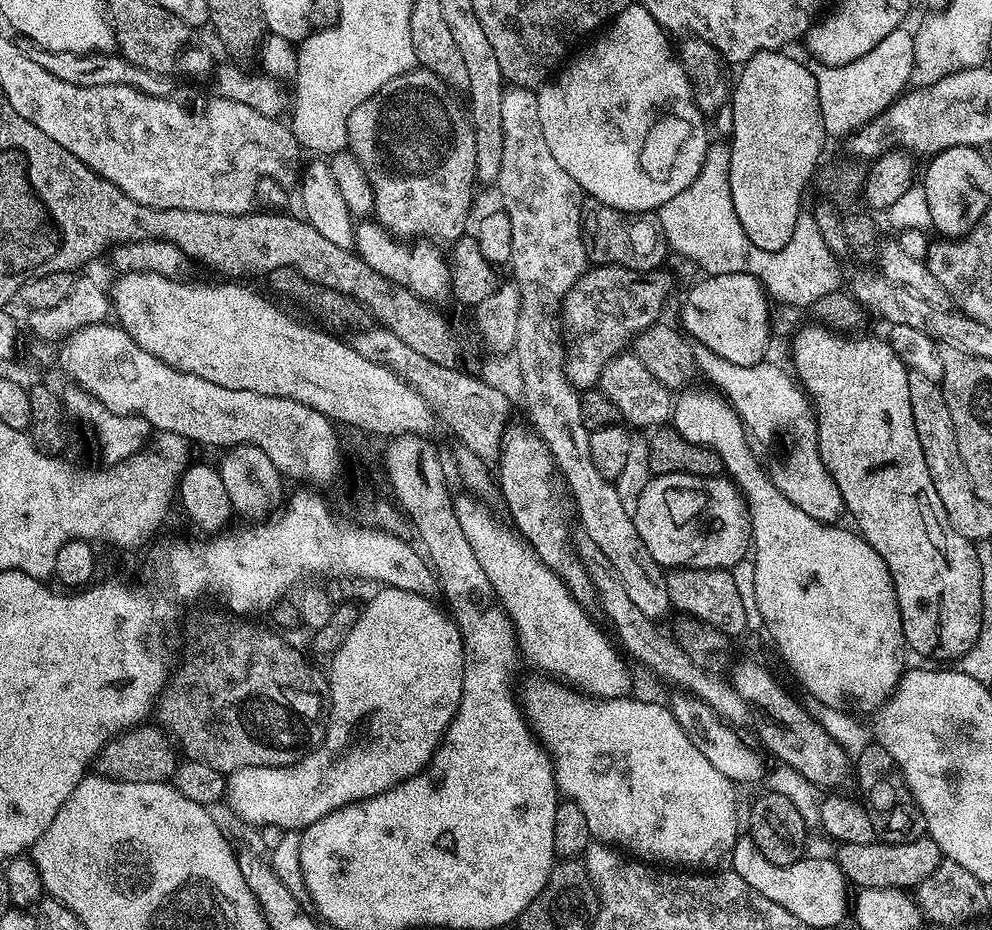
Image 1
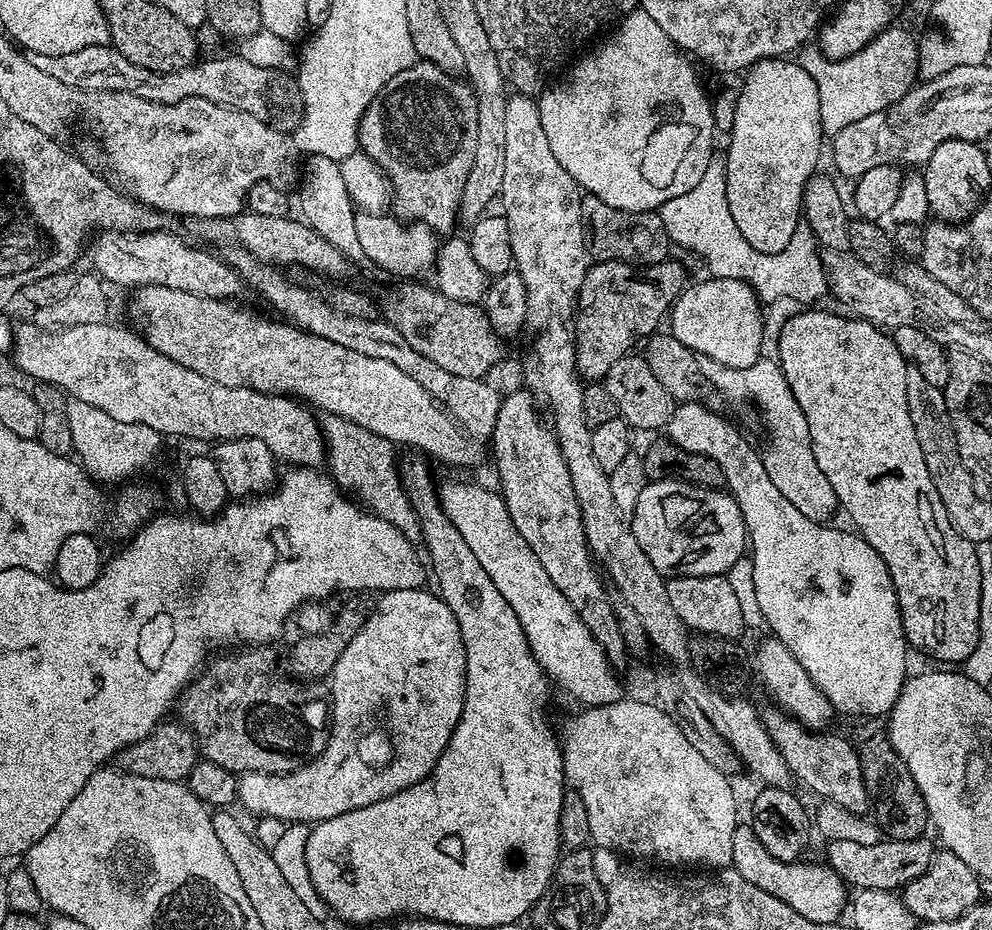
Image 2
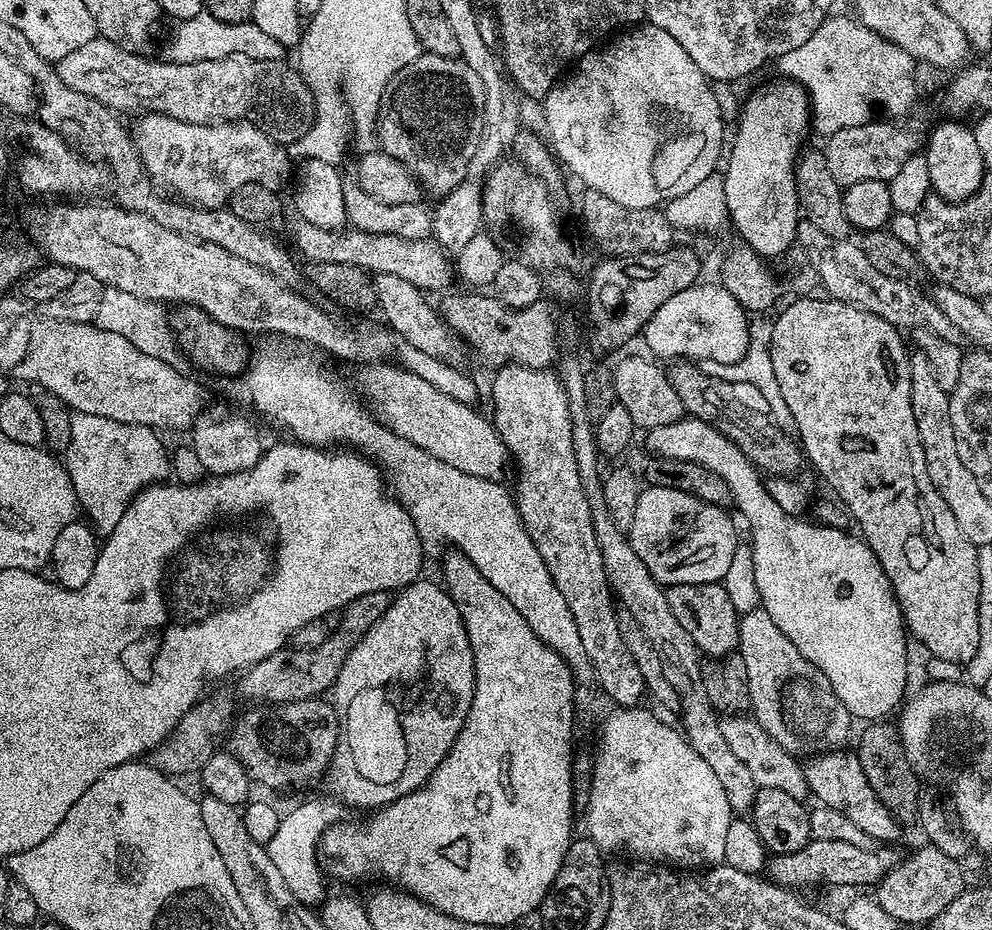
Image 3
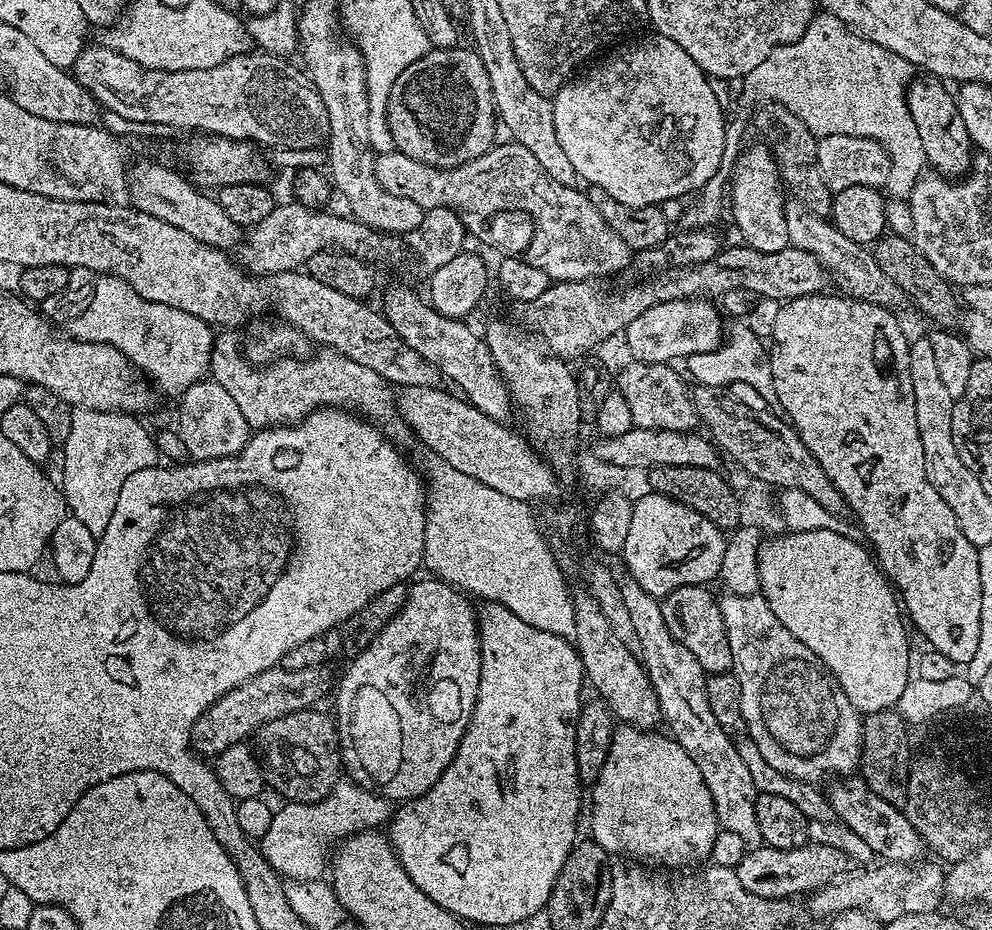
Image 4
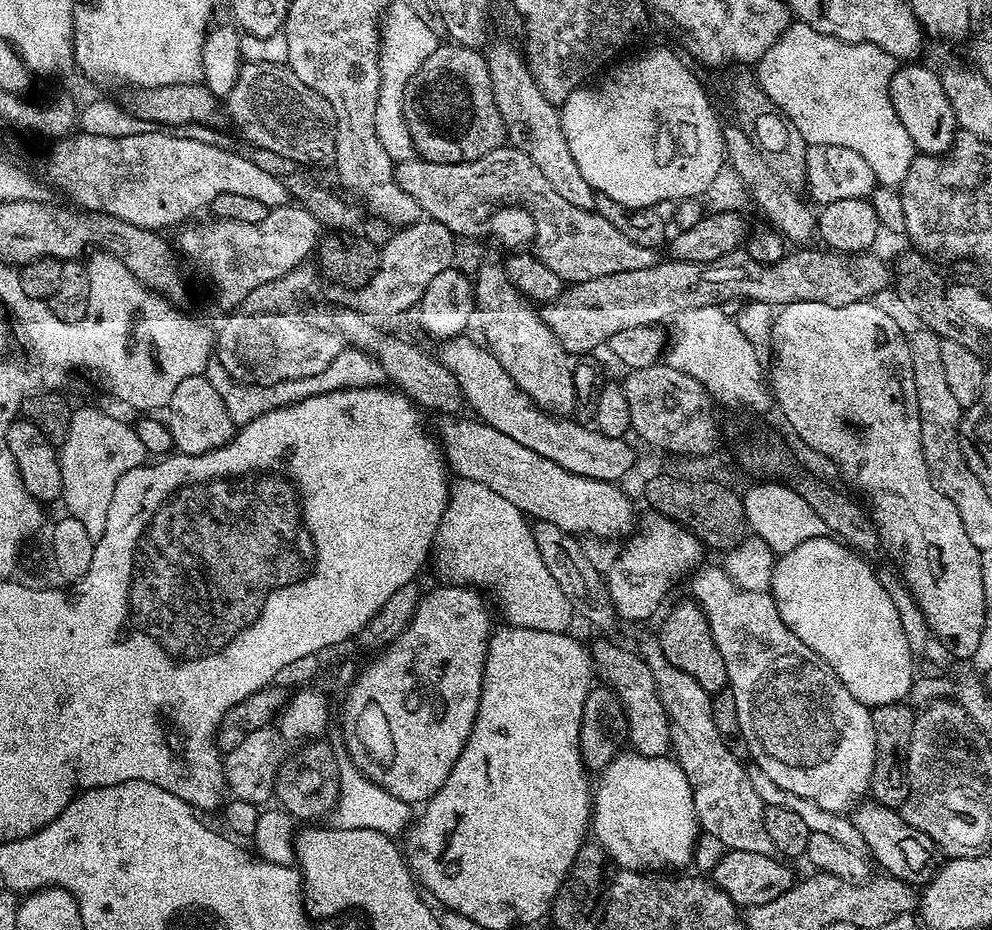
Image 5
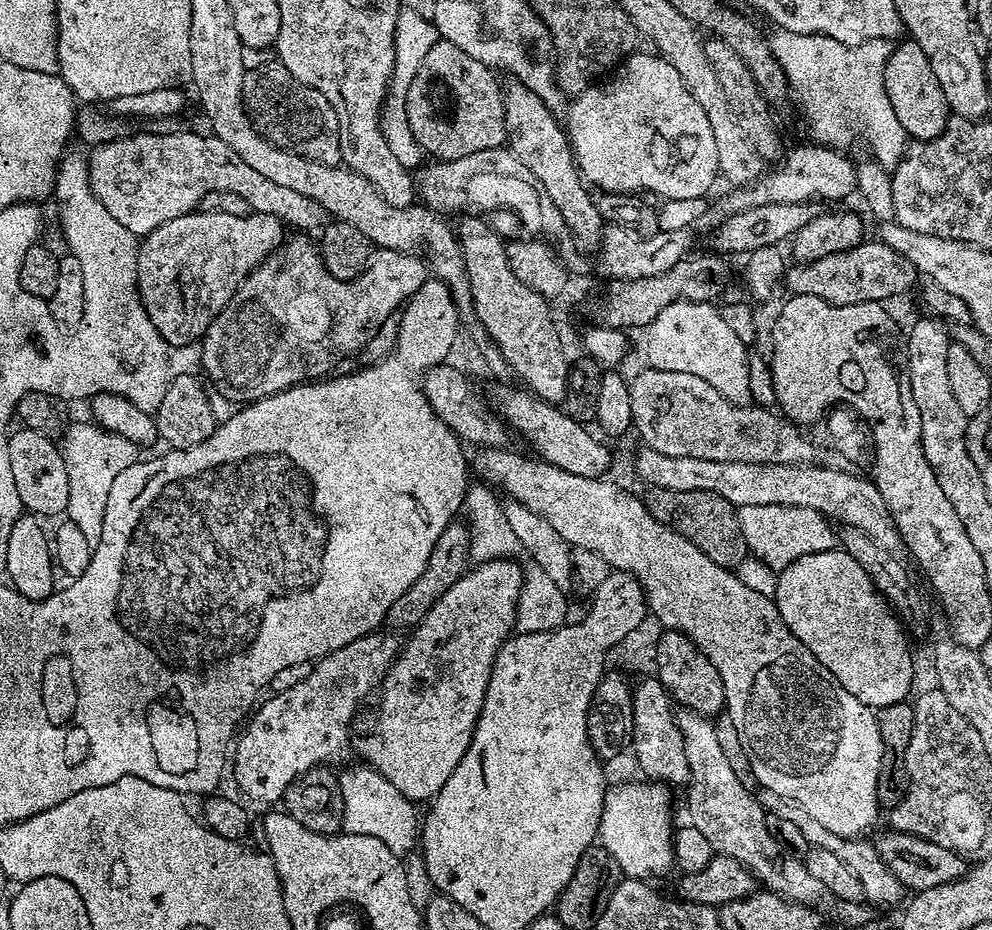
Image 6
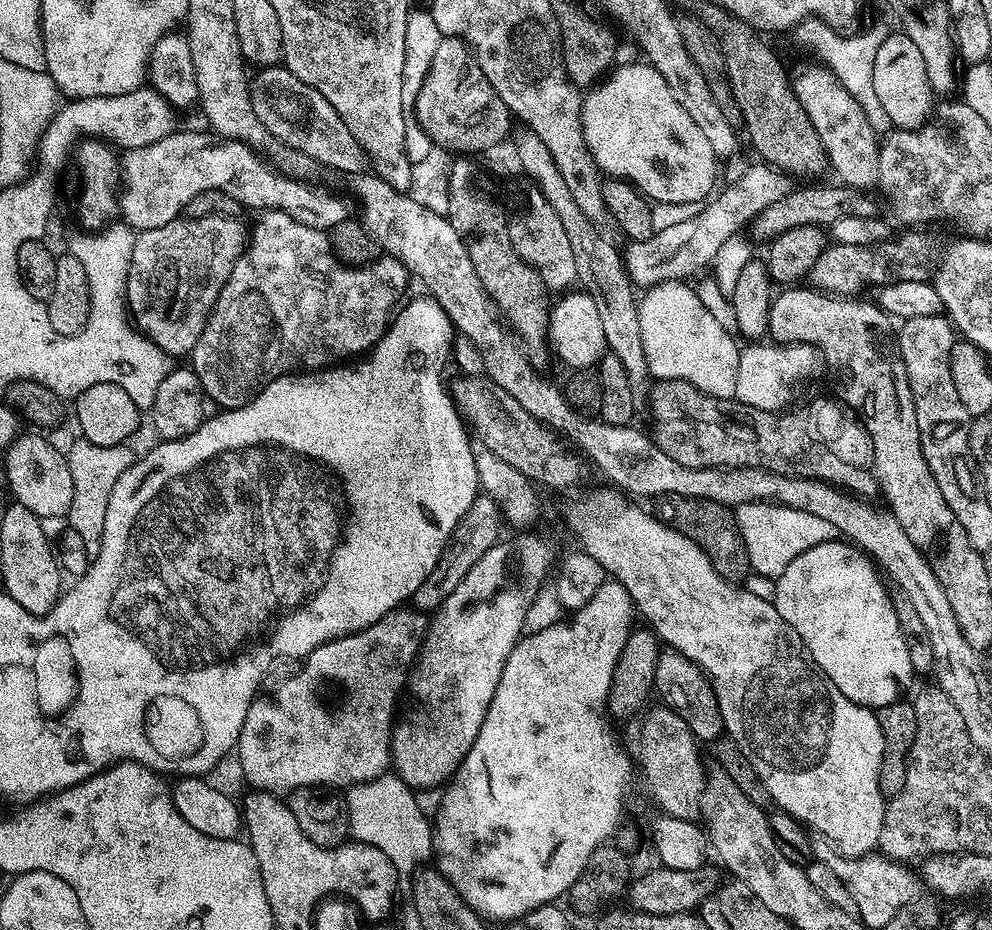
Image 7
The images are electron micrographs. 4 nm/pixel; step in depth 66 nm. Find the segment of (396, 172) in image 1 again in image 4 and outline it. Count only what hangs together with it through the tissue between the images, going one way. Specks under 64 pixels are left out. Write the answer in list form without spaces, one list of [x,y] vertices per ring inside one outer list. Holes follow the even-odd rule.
[[[457,46],[454,48],[435,48],[433,47],[424,56],[418,58],[412,65],[406,67],[394,82],[390,90],[388,106],[388,128],[393,134],[395,151],[408,155],[410,158],[417,159],[418,162],[425,163],[427,166],[436,168],[452,168],[462,166],[464,163],[471,162],[472,159],[486,154],[497,143],[496,128],[498,129],[498,117],[496,115],[496,103],[490,90],[490,74],[486,74],[486,66],[482,66],[482,58],[471,47]]]

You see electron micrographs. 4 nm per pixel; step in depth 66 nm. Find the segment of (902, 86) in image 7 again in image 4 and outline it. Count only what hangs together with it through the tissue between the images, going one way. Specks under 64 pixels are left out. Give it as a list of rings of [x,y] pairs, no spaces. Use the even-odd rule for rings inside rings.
[[[920,74],[908,85],[908,109],[918,126],[918,134],[922,138],[922,150],[924,159],[941,176],[949,178],[960,178],[965,175],[972,167],[974,159],[974,145],[970,134],[966,134],[966,122],[962,122],[962,114],[958,114],[956,97],[950,91],[947,92],[945,85],[937,77],[931,74]]]

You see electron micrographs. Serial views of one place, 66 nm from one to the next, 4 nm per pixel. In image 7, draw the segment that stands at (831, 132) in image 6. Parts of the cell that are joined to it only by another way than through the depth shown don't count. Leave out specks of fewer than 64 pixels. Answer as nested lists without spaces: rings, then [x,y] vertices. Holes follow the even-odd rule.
[[[809,18],[796,25],[794,29],[796,44],[813,52],[819,63],[836,76],[840,85],[854,97],[862,106],[862,110],[870,118],[870,122],[878,130],[883,129],[883,124],[889,123],[886,110],[882,110],[882,102],[878,102],[878,94],[875,93],[875,66],[878,58],[879,47],[882,46],[886,32],[885,29],[872,28],[861,36],[856,34],[841,34],[837,29],[831,28],[829,24],[821,20]]]

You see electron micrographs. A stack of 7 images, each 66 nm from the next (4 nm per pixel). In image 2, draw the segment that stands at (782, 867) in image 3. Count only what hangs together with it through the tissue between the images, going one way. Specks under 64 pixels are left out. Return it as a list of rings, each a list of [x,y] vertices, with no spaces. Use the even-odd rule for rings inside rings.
[[[881,838],[873,845],[834,840],[827,847],[829,847],[826,857],[828,867],[834,869],[844,879],[845,885],[853,889],[860,888],[856,890],[863,890],[868,894],[888,892],[891,888],[903,889],[905,884],[909,884],[928,869],[934,855],[934,847],[932,848],[928,838],[919,840]]]

